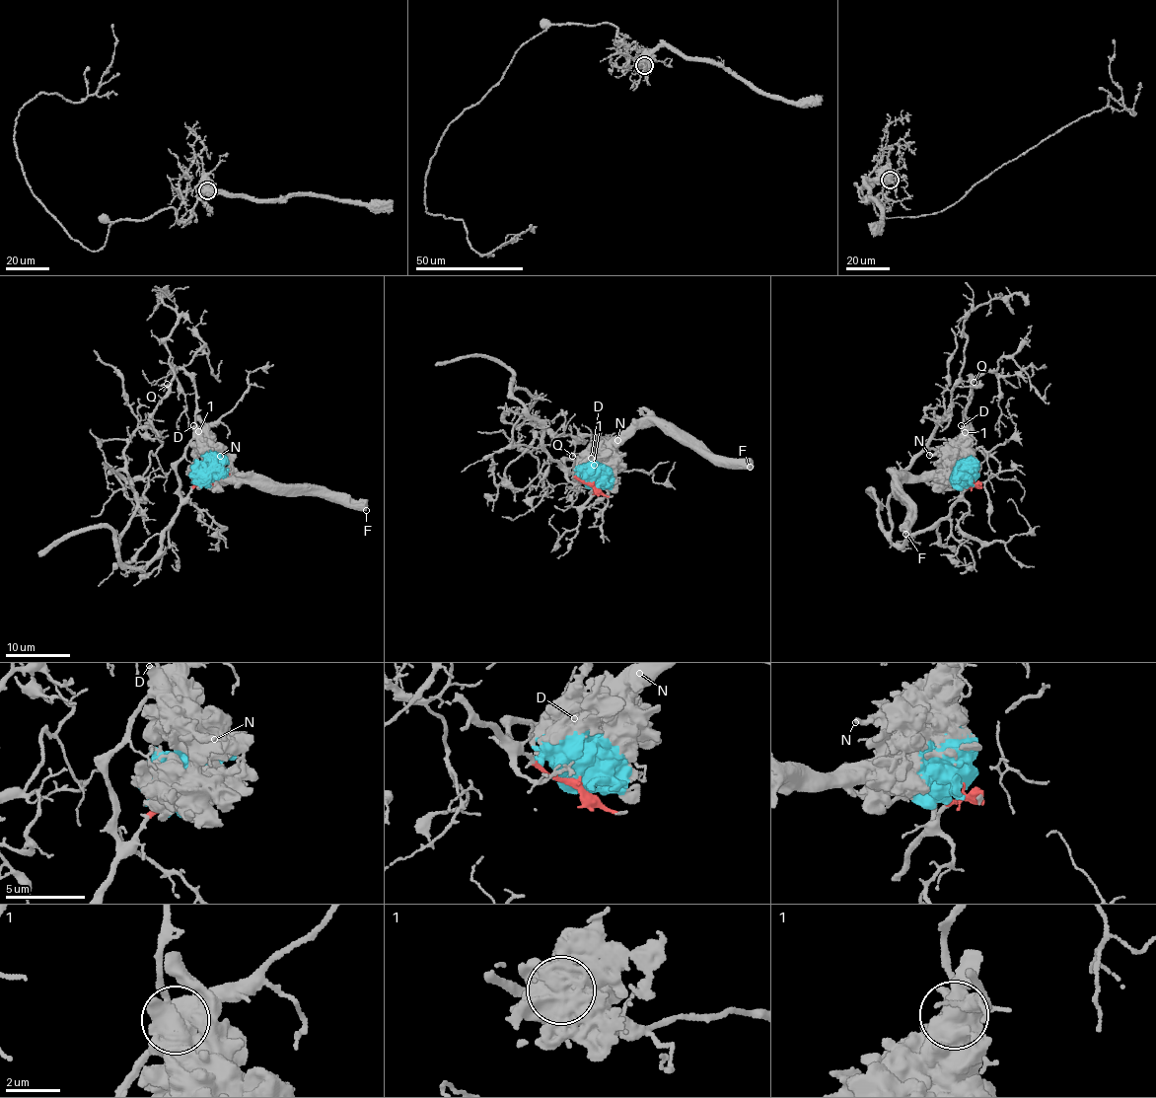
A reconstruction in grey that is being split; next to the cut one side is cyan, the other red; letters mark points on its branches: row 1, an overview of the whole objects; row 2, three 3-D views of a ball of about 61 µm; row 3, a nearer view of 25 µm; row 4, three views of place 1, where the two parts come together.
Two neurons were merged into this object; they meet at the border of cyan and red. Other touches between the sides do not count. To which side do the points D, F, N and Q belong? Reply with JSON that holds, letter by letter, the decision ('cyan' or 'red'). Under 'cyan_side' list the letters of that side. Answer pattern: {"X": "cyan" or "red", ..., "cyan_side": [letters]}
{"D": "cyan", "F": "cyan", "N": "cyan", "Q": "red", "cyan_side": ["D", "F", "N"]}

